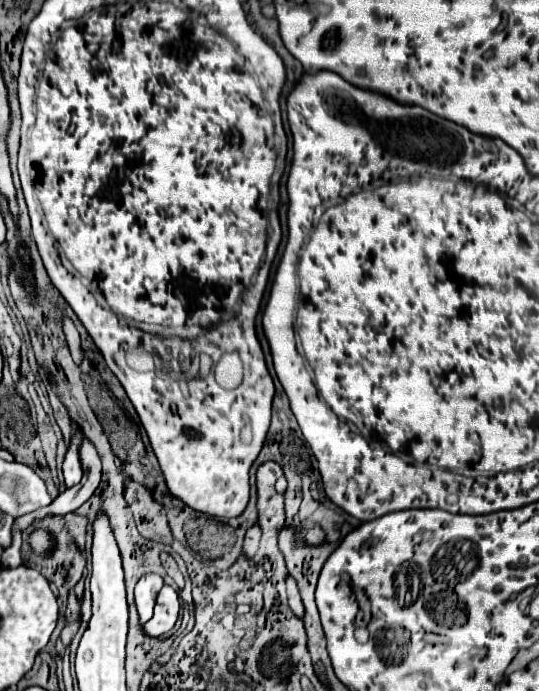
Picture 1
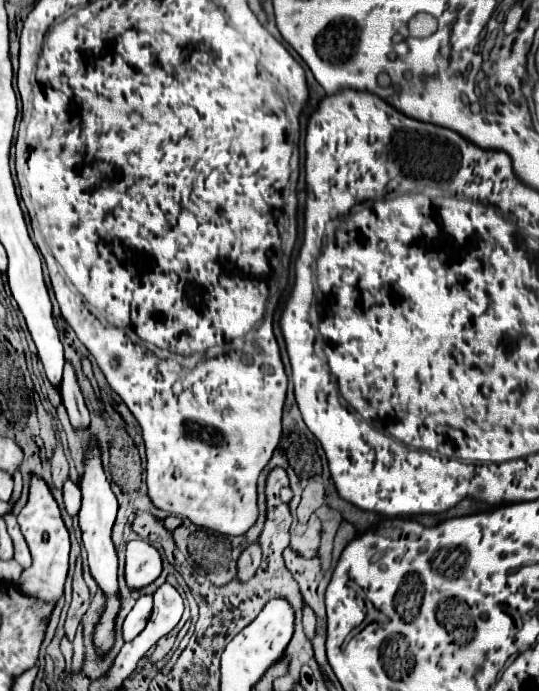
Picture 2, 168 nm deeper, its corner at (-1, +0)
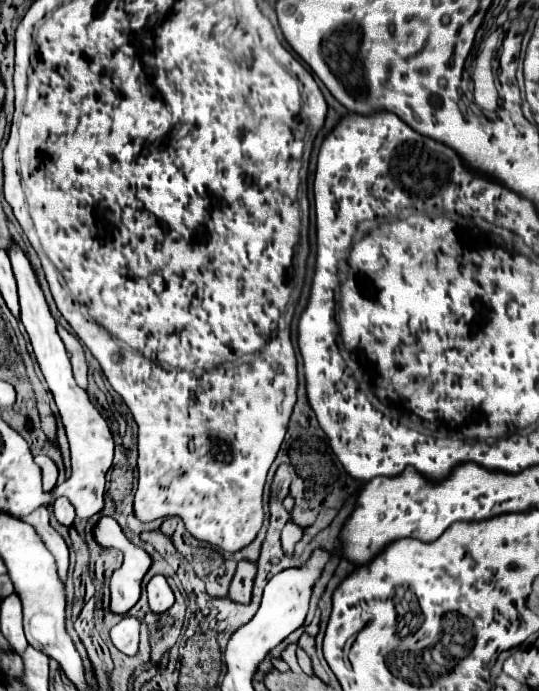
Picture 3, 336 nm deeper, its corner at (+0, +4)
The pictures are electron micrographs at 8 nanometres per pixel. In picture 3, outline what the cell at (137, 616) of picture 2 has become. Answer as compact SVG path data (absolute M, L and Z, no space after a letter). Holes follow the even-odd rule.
M123 617L121 623L117 623L111 629L111 643L125 655L135 655L139 645L139 627L141 623L135 617Z

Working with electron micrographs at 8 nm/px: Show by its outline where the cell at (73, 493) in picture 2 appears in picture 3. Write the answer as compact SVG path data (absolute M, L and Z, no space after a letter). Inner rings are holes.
M57 499L57 501L53 503L53 515L55 515L55 519L57 519L61 525L69 527L69 525L73 523L73 519L75 519L75 509L67 503L67 499Z

